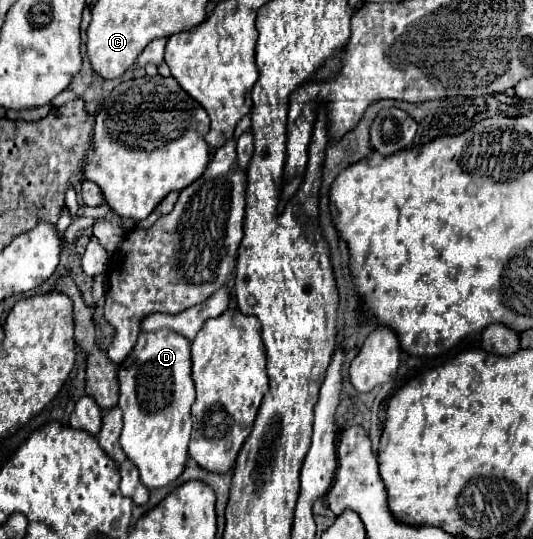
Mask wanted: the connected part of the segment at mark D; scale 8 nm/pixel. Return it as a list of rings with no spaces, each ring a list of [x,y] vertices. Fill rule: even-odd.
[[[173,329],[139,333],[133,351],[119,365],[119,407],[123,411],[119,445],[139,469],[141,481],[149,489],[169,485],[185,469],[193,427],[191,407],[195,403],[189,345],[191,343]]]

